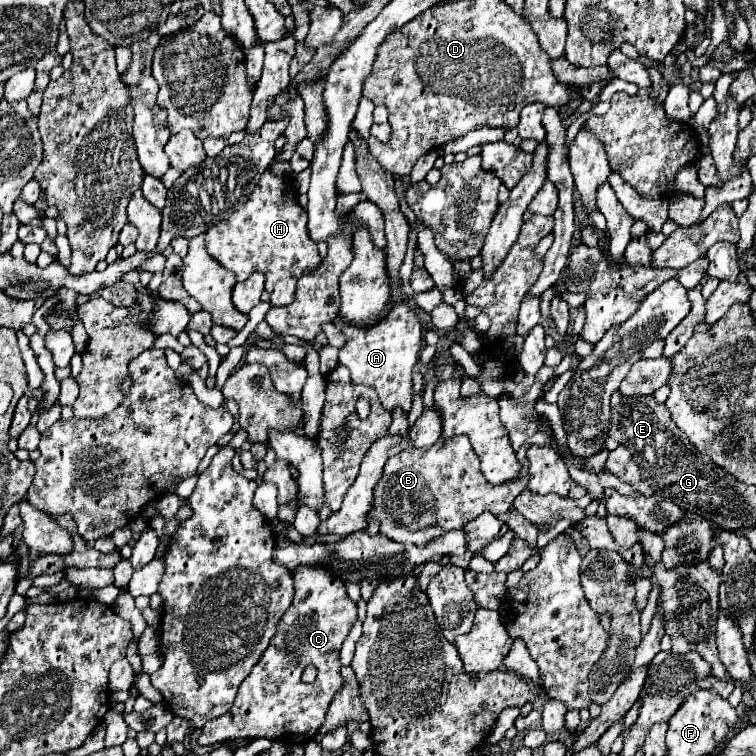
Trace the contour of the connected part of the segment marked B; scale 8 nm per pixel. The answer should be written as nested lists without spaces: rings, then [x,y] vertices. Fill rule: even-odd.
[[[548,420],[547,428],[537,431],[517,451],[516,457],[524,469],[524,475],[514,481],[490,485],[480,473],[480,459],[474,453],[466,435],[454,435],[450,439],[438,439],[428,449],[404,449],[402,453],[386,461],[382,481],[374,487],[374,505],[368,513],[368,521],[378,519],[380,533],[398,543],[428,545],[432,539],[448,533],[450,529],[462,529],[466,521],[474,521],[480,513],[490,511],[494,515],[506,513],[514,499],[522,493],[529,481],[528,447],[533,444],[550,445],[553,432]]]

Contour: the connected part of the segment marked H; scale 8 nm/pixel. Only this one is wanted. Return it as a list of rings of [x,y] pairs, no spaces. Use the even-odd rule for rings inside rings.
[[[268,171],[262,173],[256,189],[240,211],[206,231],[206,249],[224,269],[236,273],[236,281],[244,281],[254,271],[262,271],[266,275],[266,289],[272,295],[272,305],[292,303],[296,281],[304,271],[320,263],[316,243],[310,241],[306,229],[306,211],[296,201],[292,181]]]

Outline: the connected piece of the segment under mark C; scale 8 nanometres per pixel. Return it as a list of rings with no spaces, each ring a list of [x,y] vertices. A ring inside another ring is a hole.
[[[298,567],[294,571],[294,589],[294,601],[282,615],[278,631],[262,655],[262,661],[258,661],[250,677],[242,681],[234,705],[222,717],[210,719],[202,727],[198,737],[200,745],[226,743],[242,737],[266,737],[304,745],[306,741],[312,741],[324,725],[328,705],[334,699],[334,693],[342,689],[342,663],[338,651],[358,619],[358,607],[346,595],[344,583],[318,567]],[[308,665],[318,669],[314,683],[304,683],[300,679]]]

